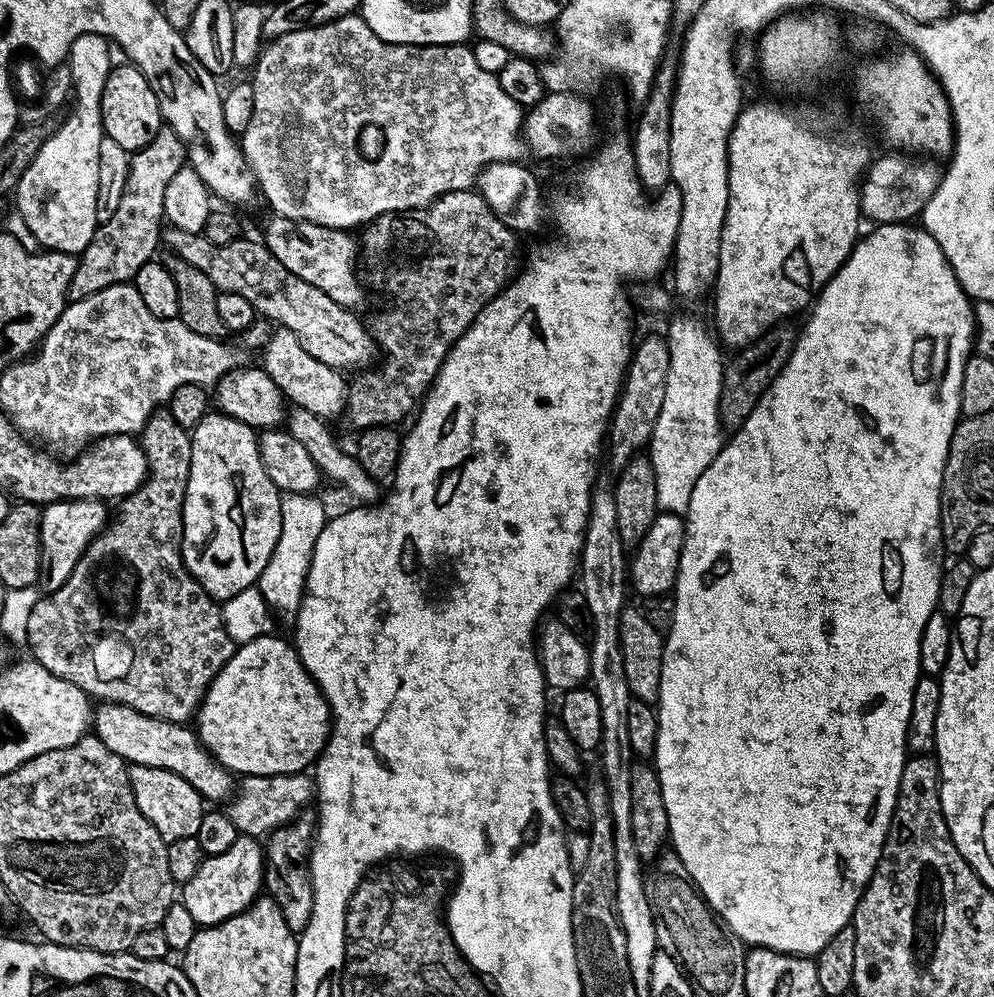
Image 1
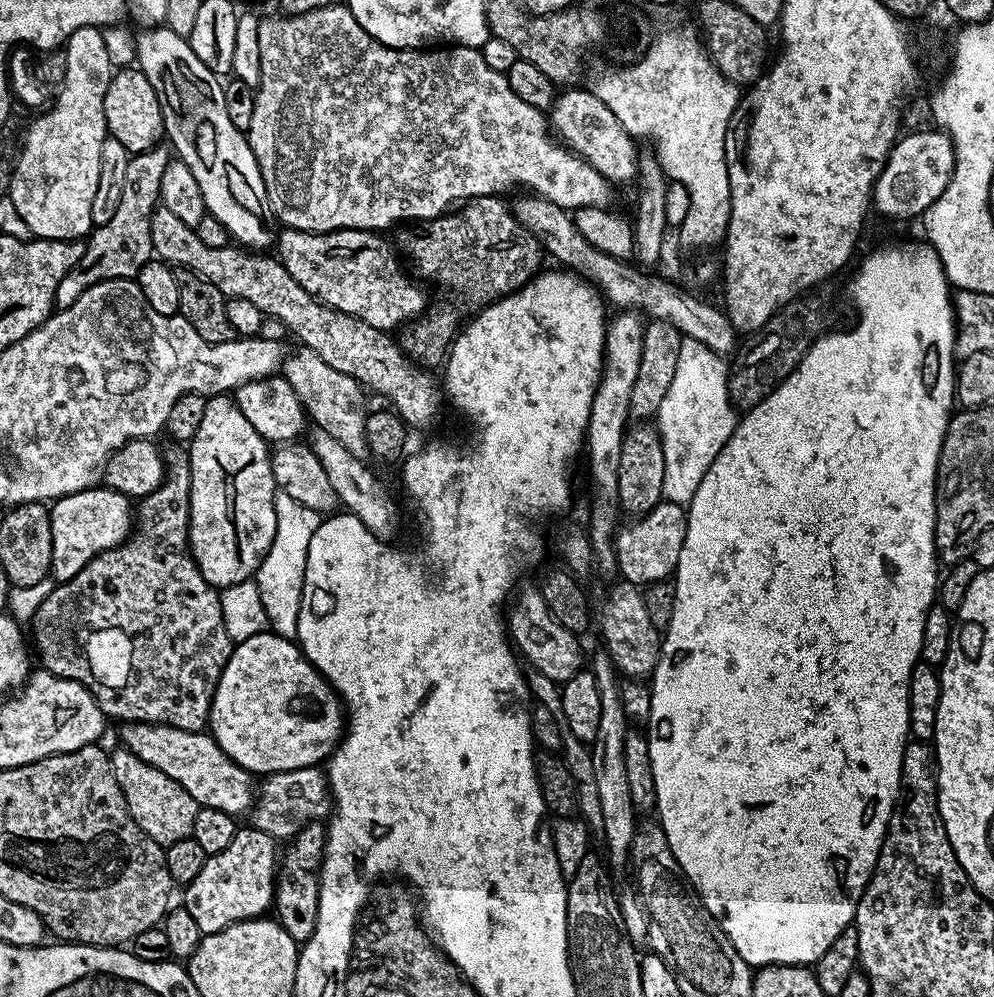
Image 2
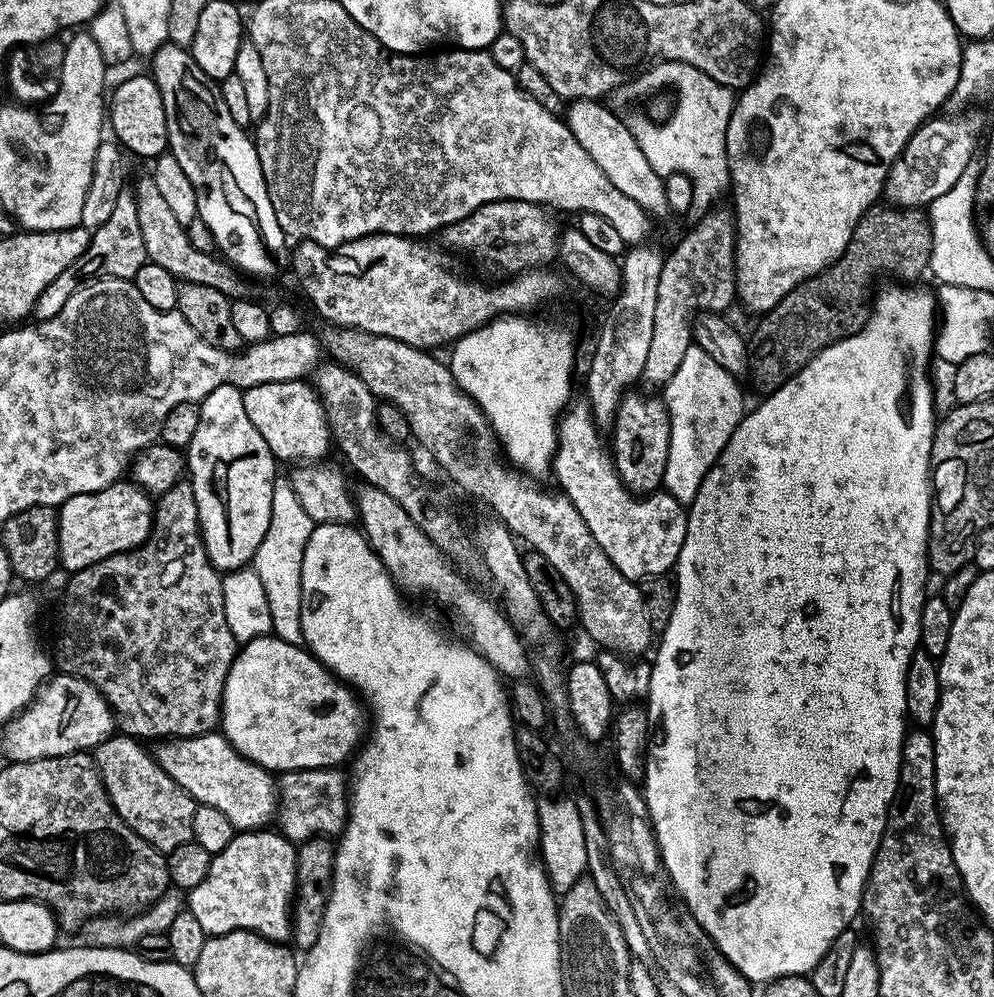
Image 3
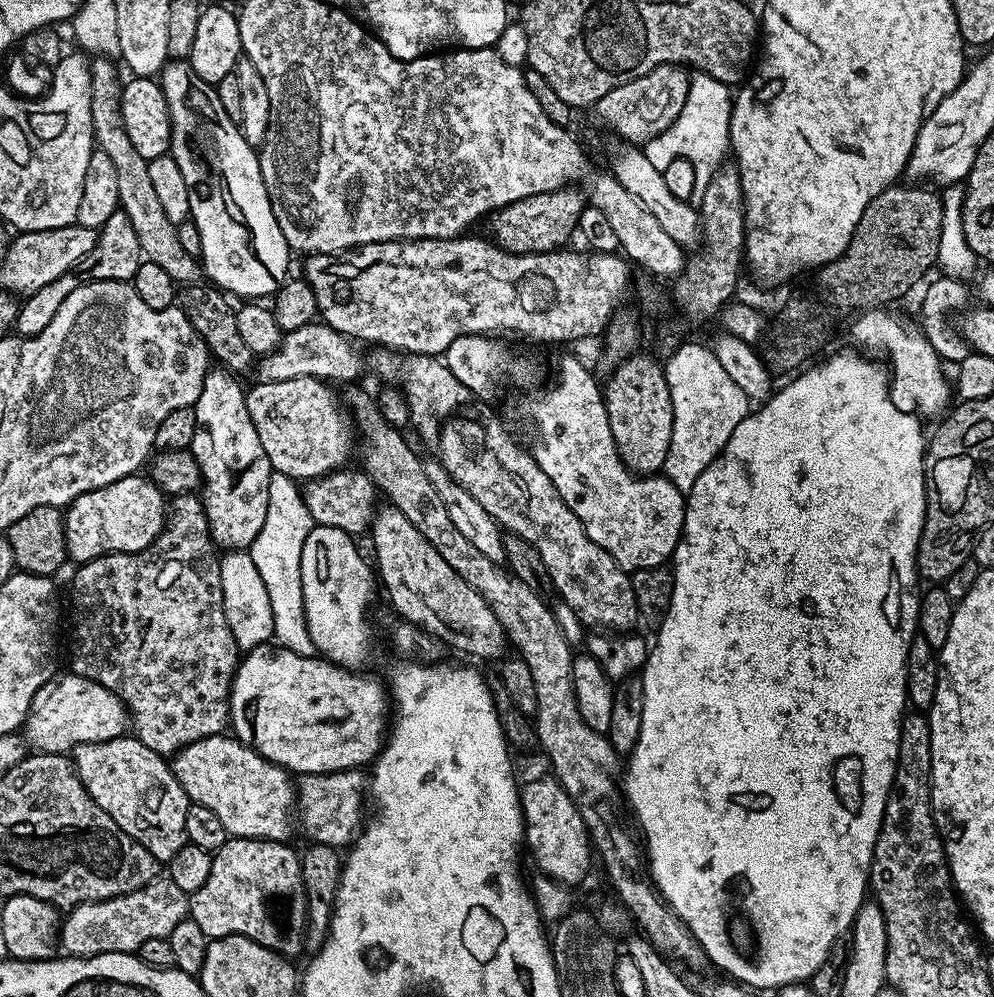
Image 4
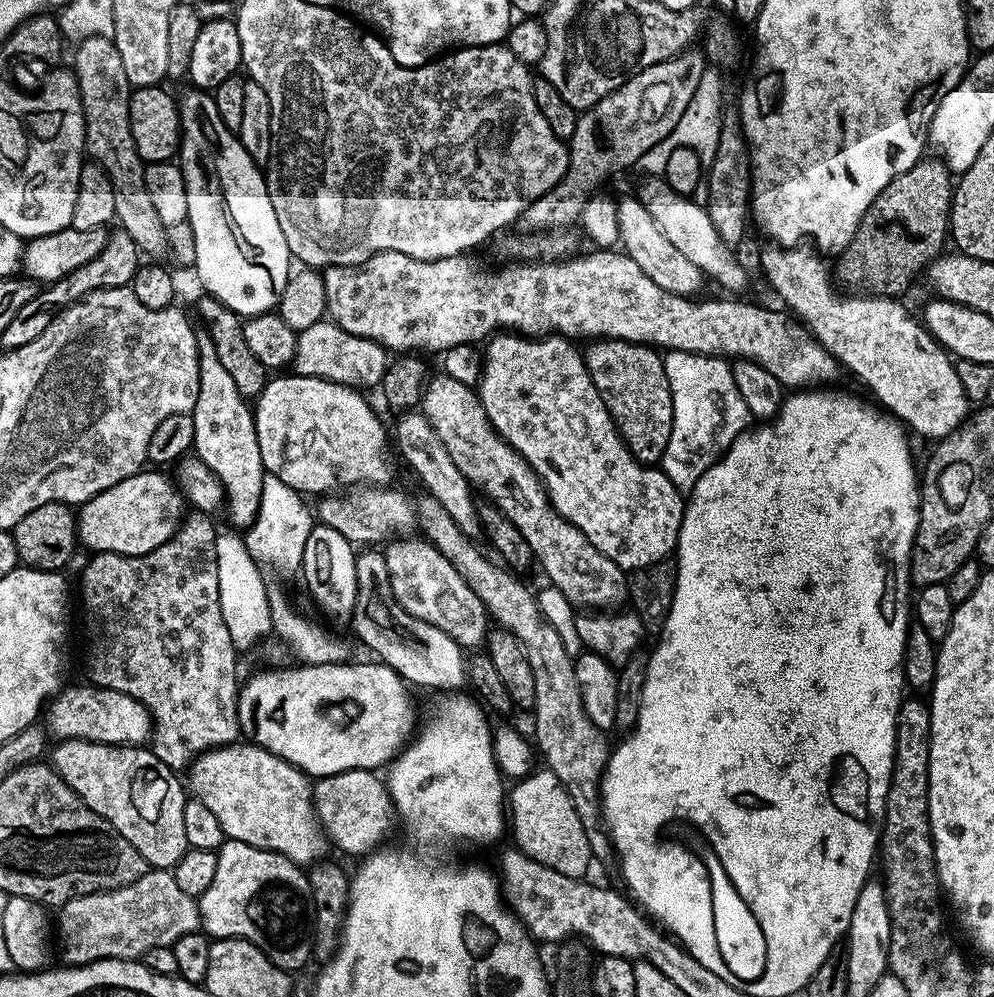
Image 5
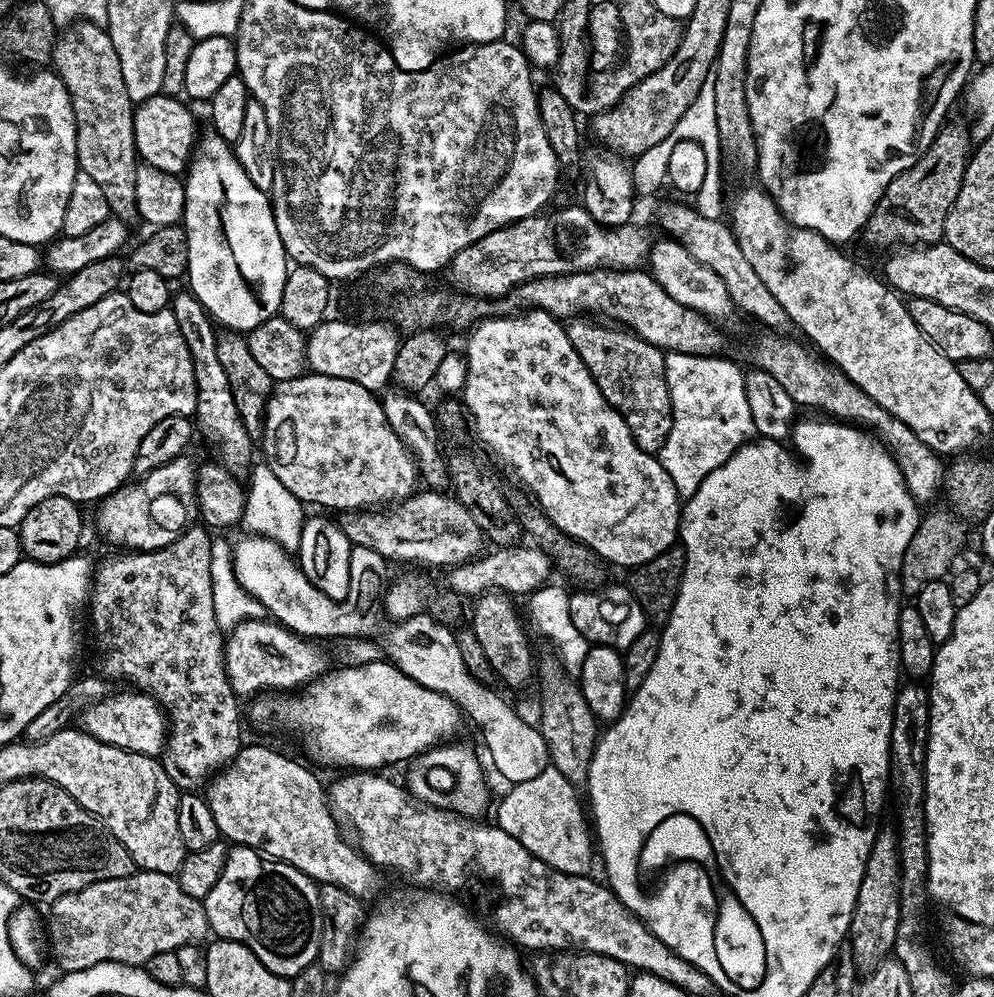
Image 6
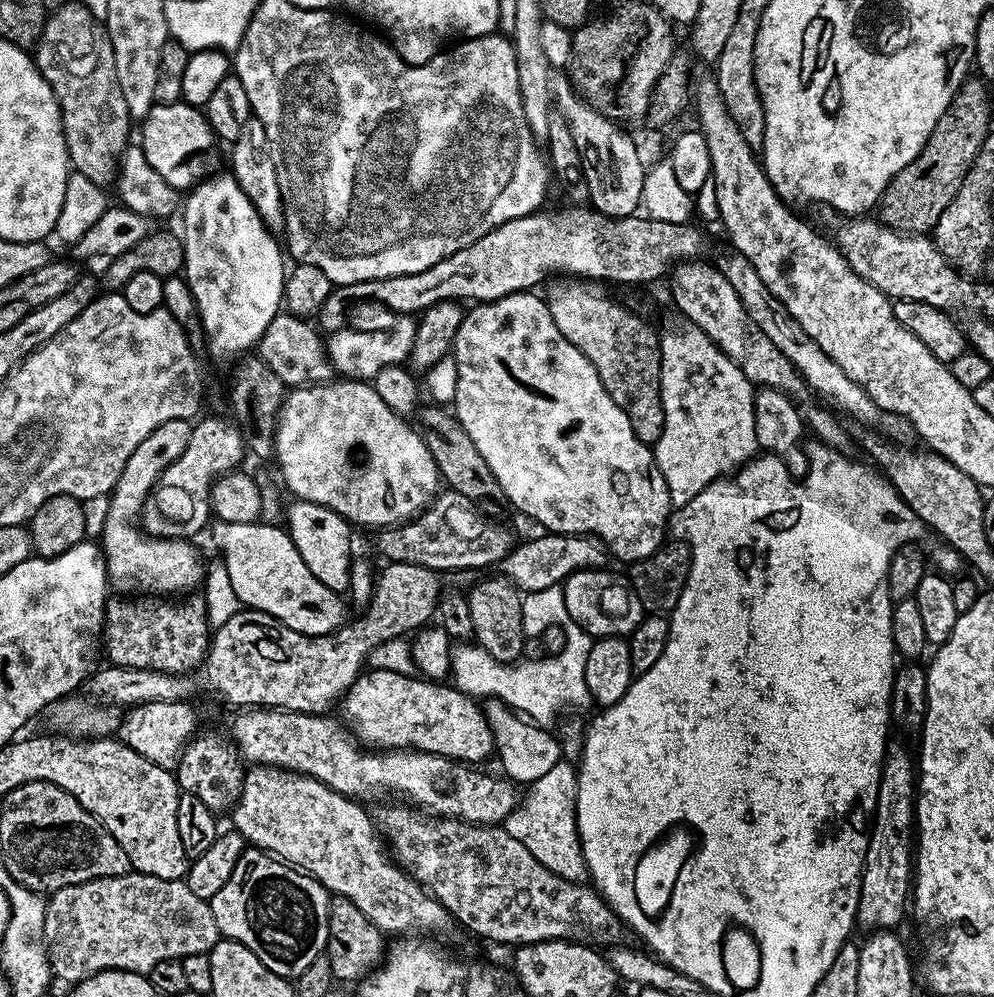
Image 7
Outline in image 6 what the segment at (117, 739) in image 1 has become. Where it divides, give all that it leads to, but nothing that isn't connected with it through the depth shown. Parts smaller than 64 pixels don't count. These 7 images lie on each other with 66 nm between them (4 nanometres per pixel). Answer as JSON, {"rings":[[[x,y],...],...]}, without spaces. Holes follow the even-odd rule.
{"rings":[[[260,744],[241,747],[235,760],[211,781],[206,799],[225,841],[286,862],[320,884],[342,886],[342,890],[350,890],[361,902],[369,902],[379,894],[381,869],[370,863],[351,839],[344,840],[341,825],[328,805],[325,785],[320,785],[319,778],[306,765]]]}

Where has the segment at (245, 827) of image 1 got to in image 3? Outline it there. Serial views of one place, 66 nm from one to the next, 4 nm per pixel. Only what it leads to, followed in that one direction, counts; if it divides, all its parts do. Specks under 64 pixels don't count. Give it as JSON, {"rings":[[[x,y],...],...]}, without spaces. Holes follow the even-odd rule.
{"rings":[[[339,767],[335,768],[307,768],[306,770],[294,770],[283,773],[278,780],[278,803],[276,805],[275,823],[278,825],[280,835],[299,846],[305,844],[315,836],[326,836],[329,838],[339,837],[348,821],[348,797],[350,795],[350,784],[340,773]]]}

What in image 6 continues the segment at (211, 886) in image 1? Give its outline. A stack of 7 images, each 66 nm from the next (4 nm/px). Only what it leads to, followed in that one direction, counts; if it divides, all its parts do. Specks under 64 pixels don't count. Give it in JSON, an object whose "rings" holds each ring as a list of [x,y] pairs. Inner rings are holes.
{"rings":[[[232,846],[214,890],[202,901],[206,910],[208,927],[221,940],[242,942],[262,962],[279,976],[293,977],[306,970],[306,966],[317,963],[320,943],[324,933],[324,915],[320,905],[320,890],[317,881],[311,880],[302,870],[281,860],[273,860],[253,848]]]}

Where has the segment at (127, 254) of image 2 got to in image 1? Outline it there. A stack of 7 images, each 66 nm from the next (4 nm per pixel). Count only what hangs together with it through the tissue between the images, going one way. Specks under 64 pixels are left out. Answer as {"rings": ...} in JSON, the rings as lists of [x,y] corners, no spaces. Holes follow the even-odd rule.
{"rings":[[[161,126],[158,134],[154,134],[154,138],[146,142],[146,146],[131,153],[126,190],[122,190],[118,210],[114,210],[114,218],[97,227],[90,246],[79,253],[76,273],[68,287],[69,301],[81,300],[98,290],[106,290],[106,286],[135,281],[141,266],[155,257],[152,255],[155,254],[156,247],[161,247],[166,186],[170,178],[174,178],[174,174],[178,174],[178,170],[185,166],[184,143],[167,126]]]}

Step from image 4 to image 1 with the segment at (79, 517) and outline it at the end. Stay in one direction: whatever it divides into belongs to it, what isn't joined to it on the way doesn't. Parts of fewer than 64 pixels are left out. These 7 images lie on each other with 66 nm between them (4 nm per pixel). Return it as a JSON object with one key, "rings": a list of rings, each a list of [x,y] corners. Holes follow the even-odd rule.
{"rings":[[[58,500],[45,505],[41,512],[42,527],[39,531],[40,538],[40,572],[37,580],[43,593],[58,590],[70,578],[74,566],[78,566],[78,558],[86,550],[86,546],[109,523],[110,512],[99,500]]]}

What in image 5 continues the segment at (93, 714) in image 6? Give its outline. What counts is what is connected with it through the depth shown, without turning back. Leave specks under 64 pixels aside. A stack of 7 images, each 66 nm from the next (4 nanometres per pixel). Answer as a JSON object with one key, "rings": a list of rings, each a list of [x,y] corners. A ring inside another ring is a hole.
{"rings":[[[65,687],[47,705],[48,724],[46,723],[46,728],[57,741],[89,740],[95,744],[140,746],[151,737],[152,713],[146,706],[142,706],[132,696],[122,694],[113,688],[87,687]]]}

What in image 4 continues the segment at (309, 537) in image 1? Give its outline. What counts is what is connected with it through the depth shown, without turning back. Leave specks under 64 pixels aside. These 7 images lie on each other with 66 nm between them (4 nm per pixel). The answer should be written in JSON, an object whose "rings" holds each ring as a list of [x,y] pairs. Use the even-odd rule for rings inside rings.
{"rings":[[[273,472],[266,502],[266,522],[262,522],[262,530],[258,530],[258,538],[254,538],[250,551],[254,566],[258,566],[258,574],[262,574],[266,595],[270,597],[270,614],[274,614],[272,634],[275,643],[303,656],[314,656],[318,652],[307,626],[302,598],[302,546],[306,546],[306,538],[313,527],[301,485],[286,474]]]}

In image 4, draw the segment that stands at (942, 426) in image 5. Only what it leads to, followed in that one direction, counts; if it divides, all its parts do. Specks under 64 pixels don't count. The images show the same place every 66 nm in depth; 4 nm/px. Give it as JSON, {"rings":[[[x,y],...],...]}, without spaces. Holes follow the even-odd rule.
{"rings":[[[884,308],[861,311],[857,315],[860,317],[852,324],[851,347],[877,362],[888,360],[886,368],[890,373],[892,401],[899,412],[921,418],[939,417],[949,407],[948,392],[950,396],[949,377],[947,380],[940,369],[942,359],[917,325],[915,328],[912,324],[903,324],[898,317],[888,312],[891,311]]]}

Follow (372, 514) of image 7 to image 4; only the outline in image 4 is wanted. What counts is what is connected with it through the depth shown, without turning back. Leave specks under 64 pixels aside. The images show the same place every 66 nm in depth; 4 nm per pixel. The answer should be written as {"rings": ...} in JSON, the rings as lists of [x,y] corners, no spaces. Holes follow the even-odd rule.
{"rings":[[[300,377],[286,382],[253,384],[246,392],[250,422],[254,422],[254,430],[258,430],[262,450],[266,450],[273,472],[286,474],[297,482],[307,482],[345,467],[344,459],[354,452],[354,432],[344,425],[345,409],[337,393],[335,396],[323,379]]]}

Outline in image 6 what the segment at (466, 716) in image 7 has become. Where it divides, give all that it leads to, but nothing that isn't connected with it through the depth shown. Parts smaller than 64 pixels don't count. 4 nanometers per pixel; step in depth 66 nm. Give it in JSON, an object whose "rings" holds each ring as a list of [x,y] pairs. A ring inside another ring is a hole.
{"rings":[[[387,659],[372,660],[357,668],[329,671],[299,694],[261,694],[251,701],[252,709],[246,716],[260,728],[285,728],[288,732],[301,732],[308,736],[314,751],[325,756],[342,770],[384,770],[387,764],[415,761],[430,749],[457,739],[462,713],[450,697],[427,689],[411,680]]]}

